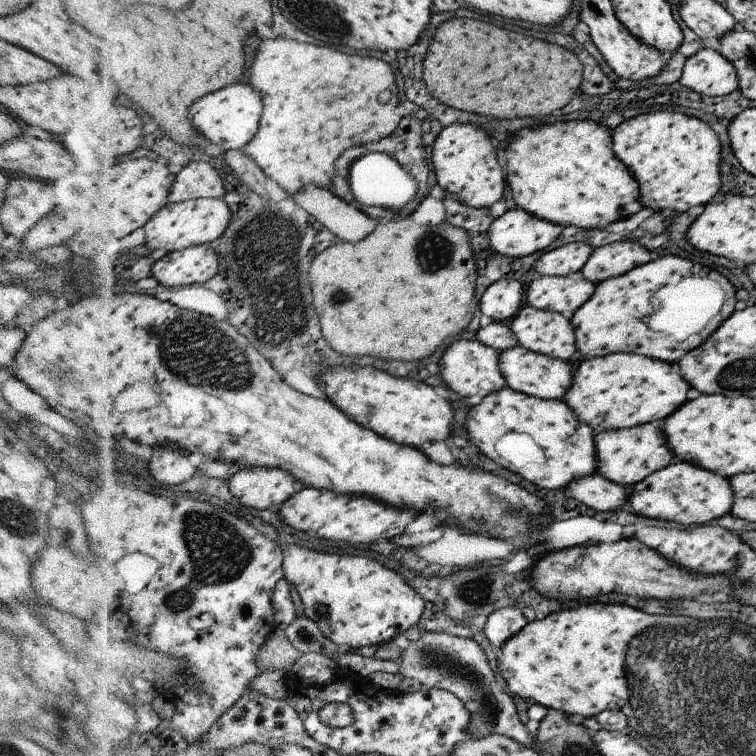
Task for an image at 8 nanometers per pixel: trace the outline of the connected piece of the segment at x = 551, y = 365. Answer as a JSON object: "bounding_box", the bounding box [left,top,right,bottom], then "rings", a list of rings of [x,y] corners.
{"bounding_box":[500,344,574,399],"rings":[[[520,344],[500,352],[500,370],[511,389],[541,399],[564,398],[574,381],[574,369],[569,362],[528,350]]]}

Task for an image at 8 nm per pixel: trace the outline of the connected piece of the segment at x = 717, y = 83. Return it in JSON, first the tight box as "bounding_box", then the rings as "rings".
{"bounding_box":[680,48,739,96],"rings":[[[702,48],[684,63],[680,84],[698,95],[724,96],[739,88],[737,67],[724,55]]]}

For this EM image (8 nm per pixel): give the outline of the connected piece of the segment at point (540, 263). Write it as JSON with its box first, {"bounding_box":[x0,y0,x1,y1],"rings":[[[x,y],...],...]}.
{"bounding_box":[533,243,594,277],"rings":[[[568,243],[543,254],[534,263],[533,269],[541,275],[565,277],[582,270],[594,251],[587,243]]]}

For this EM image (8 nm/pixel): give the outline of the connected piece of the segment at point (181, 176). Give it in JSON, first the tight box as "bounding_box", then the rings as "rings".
{"bounding_box":[170,162,228,203],"rings":[[[210,162],[185,163],[184,170],[177,175],[176,184],[170,195],[170,203],[204,197],[215,199],[225,197],[228,192],[225,180]]]}

